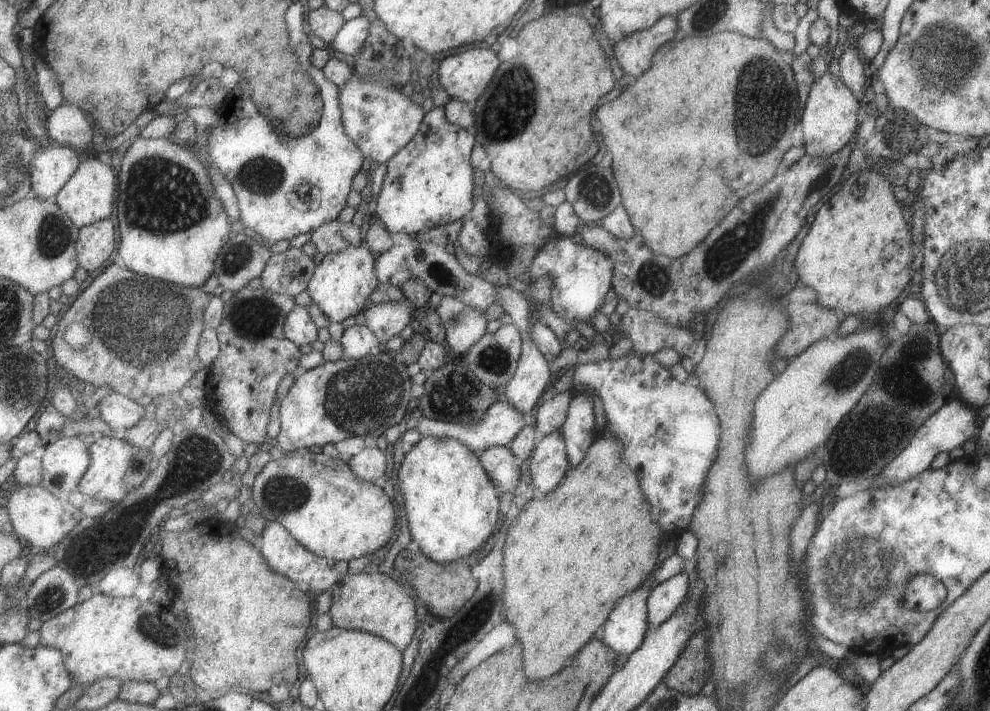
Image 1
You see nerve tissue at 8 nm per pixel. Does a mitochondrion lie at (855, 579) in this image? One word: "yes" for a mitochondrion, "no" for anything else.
yes

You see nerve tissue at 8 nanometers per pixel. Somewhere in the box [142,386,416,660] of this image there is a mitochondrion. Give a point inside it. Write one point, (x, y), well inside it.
(288, 494)

